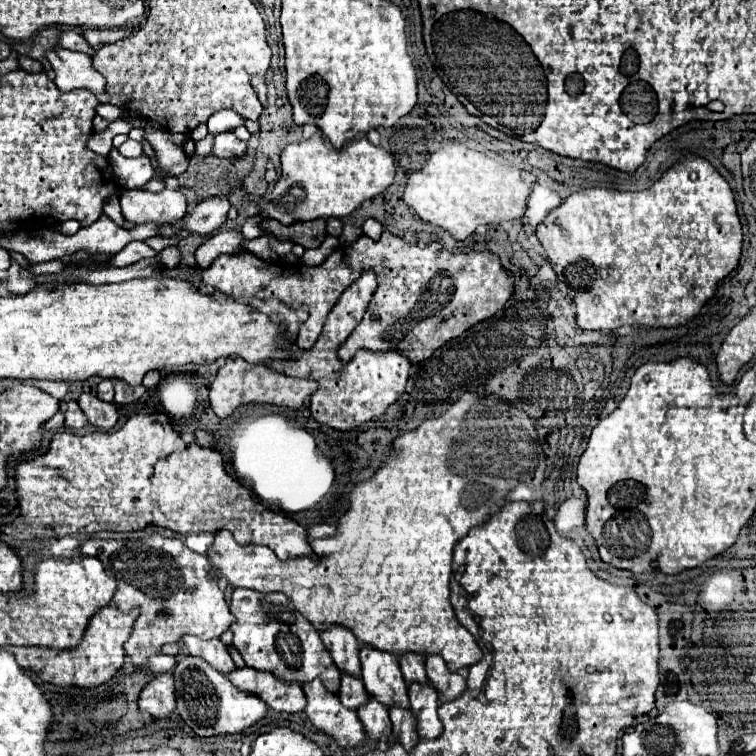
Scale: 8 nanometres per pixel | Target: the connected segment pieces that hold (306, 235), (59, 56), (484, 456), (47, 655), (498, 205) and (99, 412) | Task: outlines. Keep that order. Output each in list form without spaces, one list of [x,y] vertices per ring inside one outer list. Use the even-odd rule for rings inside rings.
[[[316,218],[310,222],[296,222],[292,226],[284,226],[276,220],[266,220],[262,224],[262,228],[272,232],[276,238],[292,240],[304,248],[318,248],[322,244],[322,240],[326,238],[326,220],[324,218]]]
[[[50,50],[46,52],[46,58],[50,60],[56,80],[54,84],[58,86],[60,92],[70,92],[76,88],[88,88],[90,92],[96,94],[96,98],[102,104],[112,104],[118,108],[126,108],[130,102],[124,96],[110,96],[106,92],[106,80],[100,72],[94,70],[92,58],[82,54],[82,52],[72,52],[72,50]]]
[[[466,392],[462,394],[462,398],[458,402],[454,402],[450,406],[450,410],[434,420],[426,420],[420,424],[418,430],[414,432],[406,432],[404,436],[400,436],[394,442],[394,452],[390,454],[388,462],[376,470],[374,478],[362,484],[356,484],[354,490],[350,492],[350,510],[340,518],[338,522],[338,534],[332,538],[313,539],[309,537],[309,544],[312,547],[314,556],[320,558],[320,562],[312,560],[312,558],[292,558],[292,560],[278,560],[274,556],[272,550],[268,550],[266,546],[240,546],[236,544],[236,540],[232,538],[232,534],[228,530],[220,530],[214,536],[212,546],[208,548],[206,556],[208,556],[208,572],[212,572],[212,576],[218,576],[218,570],[222,574],[222,578],[232,586],[232,588],[250,588],[256,592],[282,592],[288,596],[288,600],[296,606],[296,610],[302,612],[302,616],[306,616],[314,628],[318,632],[328,630],[332,626],[344,626],[348,628],[364,646],[376,648],[376,650],[386,650],[390,654],[398,654],[402,656],[404,652],[420,652],[420,656],[426,660],[432,654],[442,654],[444,662],[448,664],[448,668],[452,668],[452,672],[460,672],[462,668],[468,668],[472,664],[476,664],[482,658],[482,650],[478,648],[474,636],[458,624],[458,620],[452,614],[452,606],[450,606],[450,572],[452,572],[452,550],[454,544],[468,534],[470,528],[480,526],[488,520],[488,516],[492,514],[494,506],[502,506],[504,498],[508,494],[510,488],[514,488],[516,484],[528,484],[528,486],[536,486],[542,484],[544,480],[544,470],[546,470],[546,456],[542,454],[542,446],[538,442],[538,434],[534,428],[534,420],[528,418],[528,414],[524,414],[522,410],[510,406],[508,402],[498,400],[496,396],[488,396],[486,400]]]
[[[114,604],[110,608],[102,608],[88,624],[86,634],[76,650],[54,650],[54,648],[32,648],[32,646],[4,646],[2,650],[12,652],[16,656],[16,662],[24,670],[36,672],[44,682],[56,684],[62,688],[78,686],[78,688],[98,688],[100,684],[106,684],[114,678],[114,674],[124,666],[124,642],[128,640],[134,620],[138,616],[138,610],[134,608],[130,614],[120,612]]]
[[[448,144],[436,150],[426,162],[426,166],[408,178],[404,190],[404,204],[412,208],[420,220],[448,230],[456,240],[466,240],[476,232],[480,224],[502,224],[502,222],[520,220],[524,216],[528,196],[534,184],[536,184],[536,176],[532,172],[502,164],[496,158],[470,150],[466,144]]]
[[[82,394],[78,400],[80,408],[88,416],[90,424],[102,430],[110,430],[118,422],[118,406],[114,402],[102,402],[94,394]]]

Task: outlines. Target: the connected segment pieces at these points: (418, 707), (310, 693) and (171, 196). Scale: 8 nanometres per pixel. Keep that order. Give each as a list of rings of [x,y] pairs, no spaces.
[[[412,684],[408,688],[410,706],[416,718],[418,736],[424,740],[436,738],[442,732],[442,724],[438,718],[438,698],[430,684]]]
[[[320,680],[304,684],[302,690],[308,700],[306,716],[318,732],[332,736],[340,748],[356,748],[364,744],[364,728],[356,712],[344,708],[338,696],[328,692]]]
[[[164,188],[158,194],[146,190],[126,190],[120,196],[122,216],[128,222],[158,222],[174,225],[186,214],[187,202],[178,190]]]

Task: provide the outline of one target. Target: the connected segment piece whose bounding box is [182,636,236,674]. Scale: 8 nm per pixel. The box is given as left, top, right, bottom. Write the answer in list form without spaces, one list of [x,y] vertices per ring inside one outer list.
[[[184,636],[182,642],[186,644],[188,654],[206,660],[220,674],[228,674],[228,672],[236,670],[228,650],[224,648],[224,644],[218,638],[216,640],[202,640],[202,638],[196,638],[196,636]]]

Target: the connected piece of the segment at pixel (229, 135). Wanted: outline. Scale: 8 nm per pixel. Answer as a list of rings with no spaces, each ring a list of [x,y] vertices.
[[[222,132],[214,140],[212,154],[218,158],[238,158],[244,156],[248,150],[248,142],[242,142],[234,136],[234,132]]]

